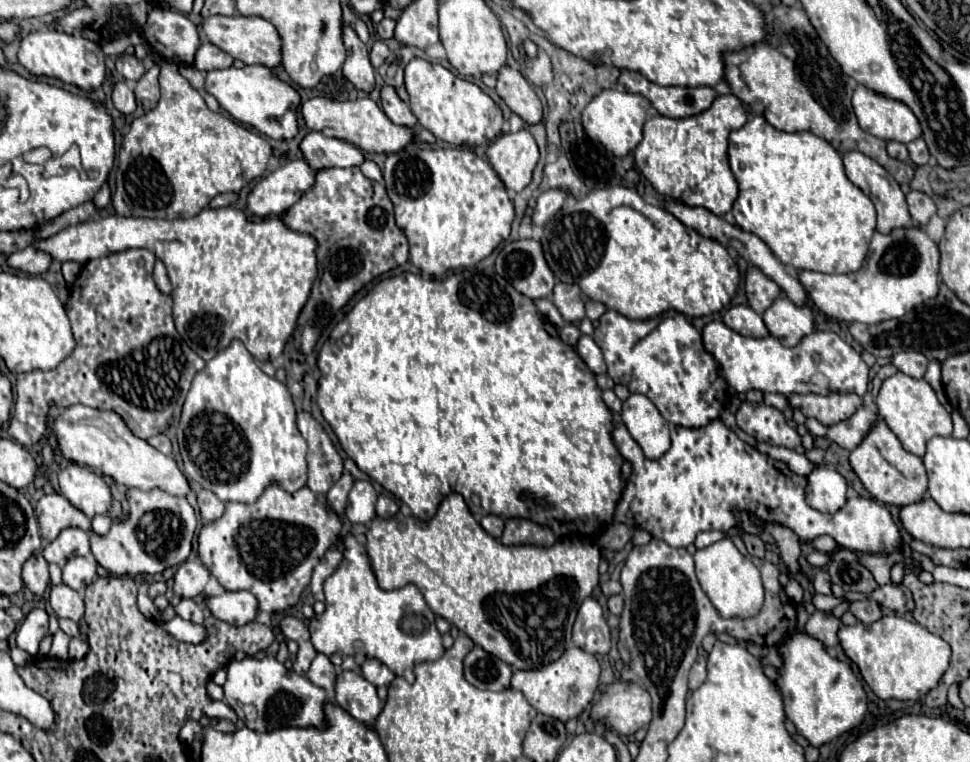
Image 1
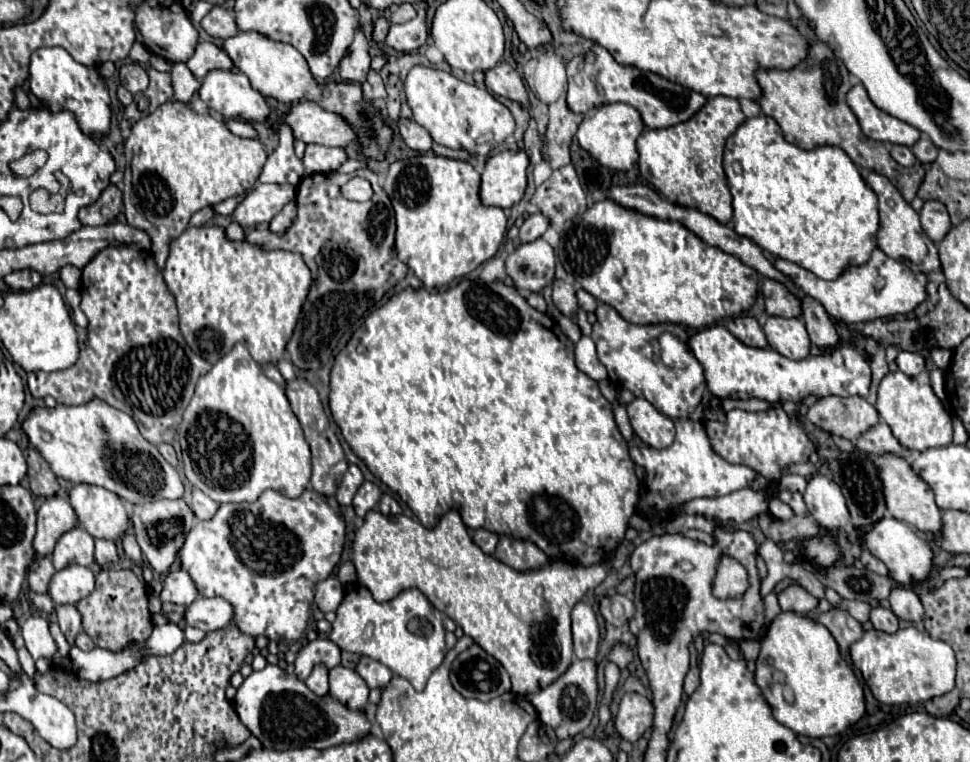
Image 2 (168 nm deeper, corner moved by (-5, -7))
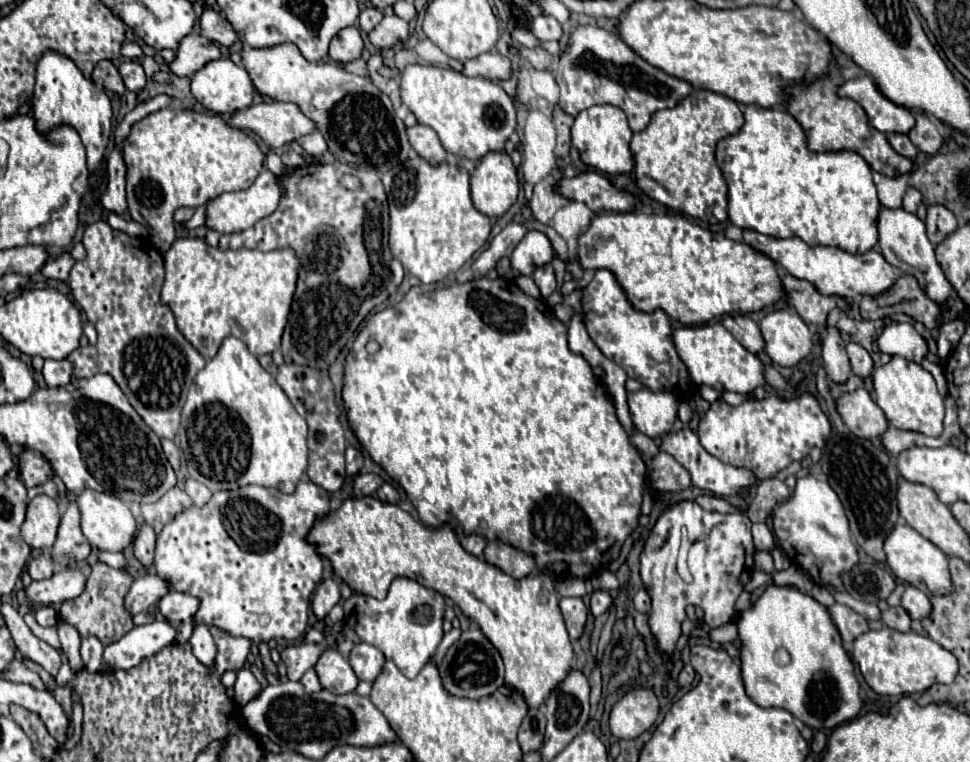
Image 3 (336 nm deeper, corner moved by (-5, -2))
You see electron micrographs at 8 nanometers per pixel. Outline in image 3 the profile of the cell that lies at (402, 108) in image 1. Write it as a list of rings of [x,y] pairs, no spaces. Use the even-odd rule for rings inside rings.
[[[413,125],[413,127],[407,127],[407,137],[409,137],[409,143],[411,147],[421,155],[425,157],[427,161],[433,161],[433,163],[441,163],[445,161],[445,149],[437,137],[437,133],[427,127],[427,125]]]

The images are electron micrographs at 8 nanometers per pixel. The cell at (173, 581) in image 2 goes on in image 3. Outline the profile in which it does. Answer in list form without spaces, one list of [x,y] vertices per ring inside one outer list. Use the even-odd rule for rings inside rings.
[[[145,575],[133,581],[127,597],[125,597],[125,607],[129,613],[137,615],[141,611],[147,611],[151,605],[159,603],[169,593],[169,583],[161,579],[159,575]]]

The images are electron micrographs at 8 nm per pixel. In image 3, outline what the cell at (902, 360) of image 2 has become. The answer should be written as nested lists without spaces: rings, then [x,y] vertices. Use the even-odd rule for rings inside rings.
[[[891,323],[877,339],[881,353],[891,357],[903,357],[913,363],[921,363],[927,353],[925,339],[913,329],[911,323]]]

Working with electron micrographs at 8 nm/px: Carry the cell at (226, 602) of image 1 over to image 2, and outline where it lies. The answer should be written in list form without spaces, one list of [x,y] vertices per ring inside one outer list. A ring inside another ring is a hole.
[[[199,596],[197,602],[191,602],[185,610],[187,626],[201,628],[205,632],[219,630],[231,624],[233,606],[223,598],[203,598]]]

